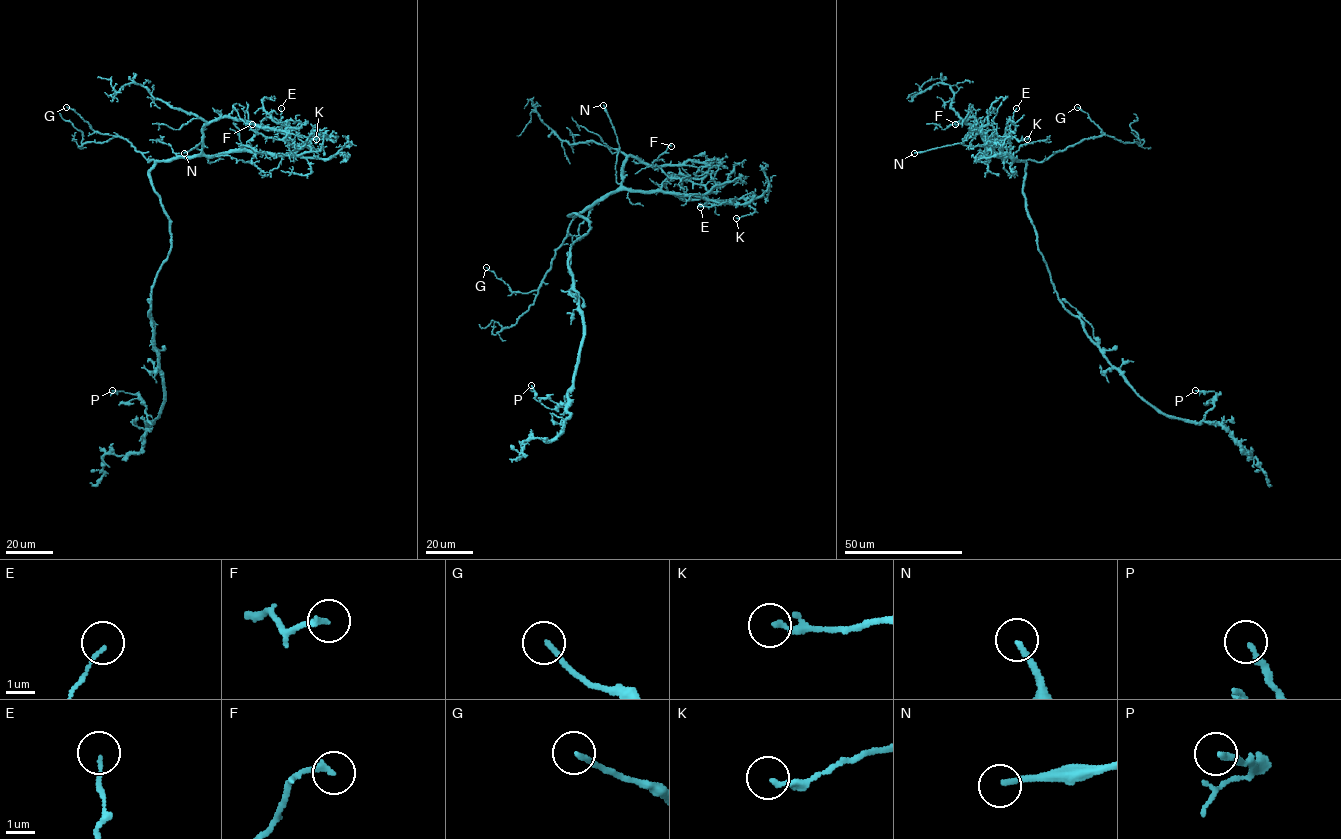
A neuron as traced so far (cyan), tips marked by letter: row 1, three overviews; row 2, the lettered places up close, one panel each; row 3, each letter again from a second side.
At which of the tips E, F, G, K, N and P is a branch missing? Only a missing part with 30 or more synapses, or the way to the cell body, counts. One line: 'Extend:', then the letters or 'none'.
Extend: N

